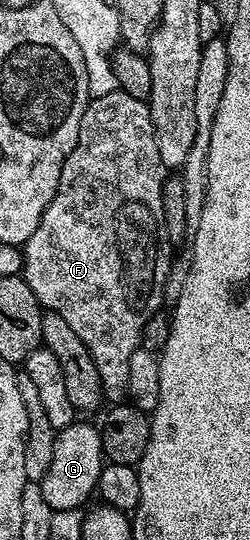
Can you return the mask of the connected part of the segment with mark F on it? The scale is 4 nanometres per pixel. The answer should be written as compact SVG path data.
M120 90L92 97L89 105L85 108L83 122L79 122L79 138L75 142L75 150L71 150L71 154L63 162L63 170L59 174L59 186L55 190L55 198L51 198L35 234L31 234L31 238L23 246L23 275L26 282L31 286L31 290L35 290L35 298L40 302L42 309L57 312L59 318L63 318L63 322L67 322L67 326L71 326L71 330L75 330L79 342L83 342L83 346L87 346L87 350L95 362L95 370L99 370L102 397L110 405L122 403L128 397L127 377L131 367L131 354L135 354L135 350L141 347L144 328L149 320L155 314L160 313L161 304L166 303L165 282L175 259L174 241L170 240L165 230L163 186L166 179L167 169L161 165L159 146L155 138L148 103L139 98L133 98L130 94Z

